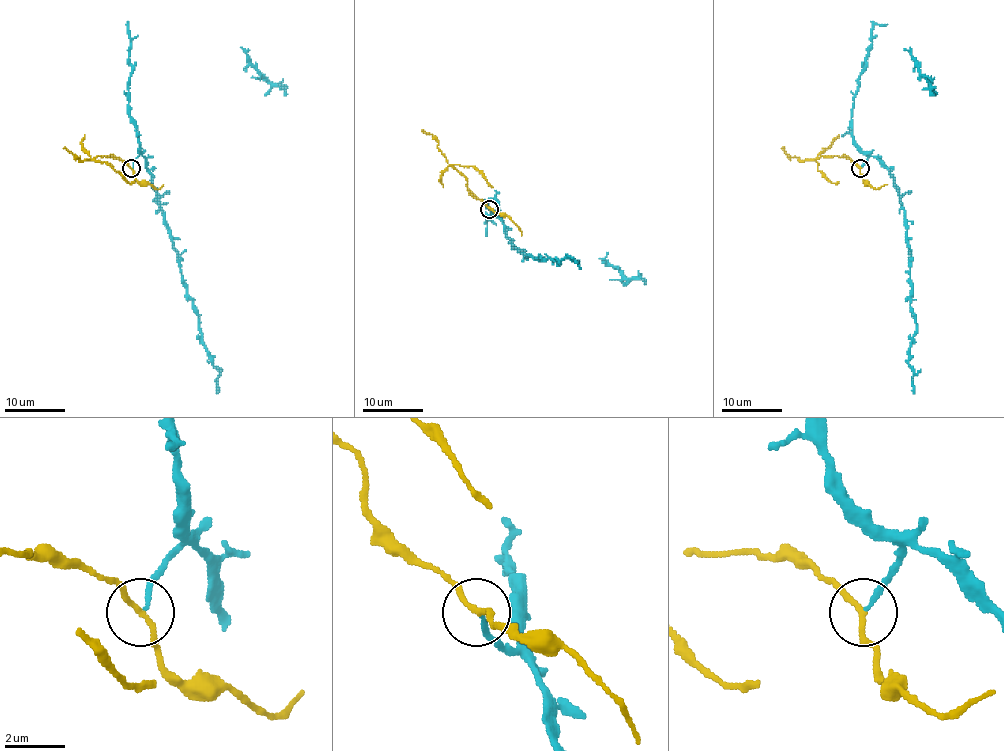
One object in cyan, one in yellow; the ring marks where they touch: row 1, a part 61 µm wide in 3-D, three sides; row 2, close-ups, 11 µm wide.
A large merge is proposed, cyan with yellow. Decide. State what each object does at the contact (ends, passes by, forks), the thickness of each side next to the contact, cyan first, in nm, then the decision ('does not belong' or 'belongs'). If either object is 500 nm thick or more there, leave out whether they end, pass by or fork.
cyan ends there; yellow passes by; 140 nm thick on the cyan side, 160 nm on the other; does not belong

